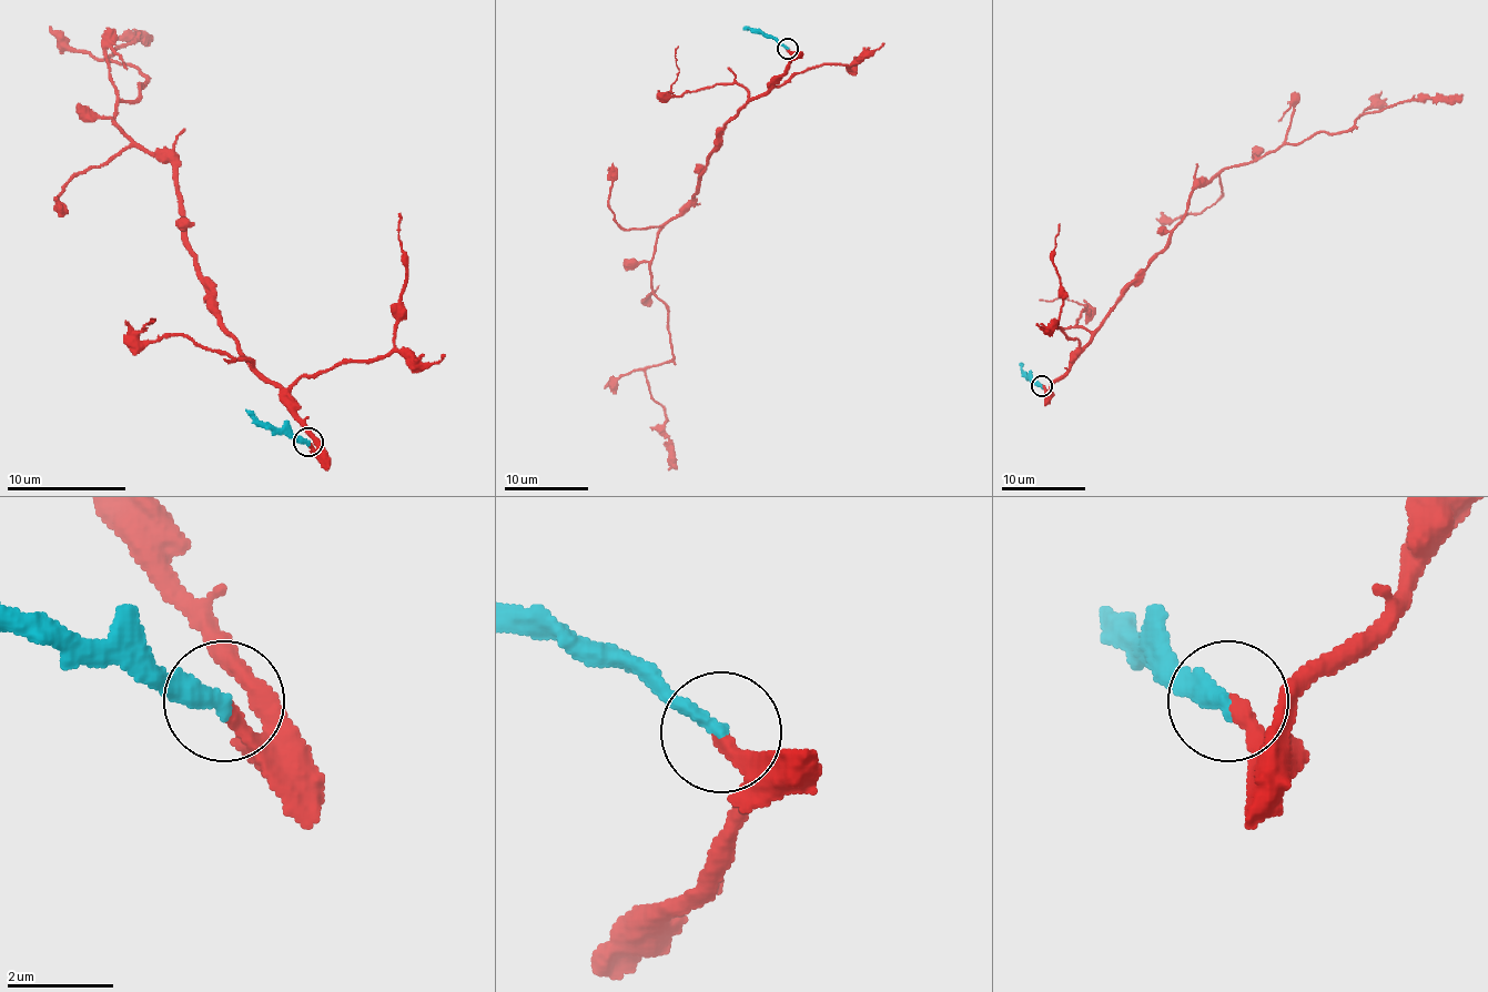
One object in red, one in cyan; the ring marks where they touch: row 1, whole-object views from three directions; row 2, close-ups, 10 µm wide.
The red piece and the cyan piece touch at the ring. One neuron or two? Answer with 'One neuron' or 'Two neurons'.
One neuron

